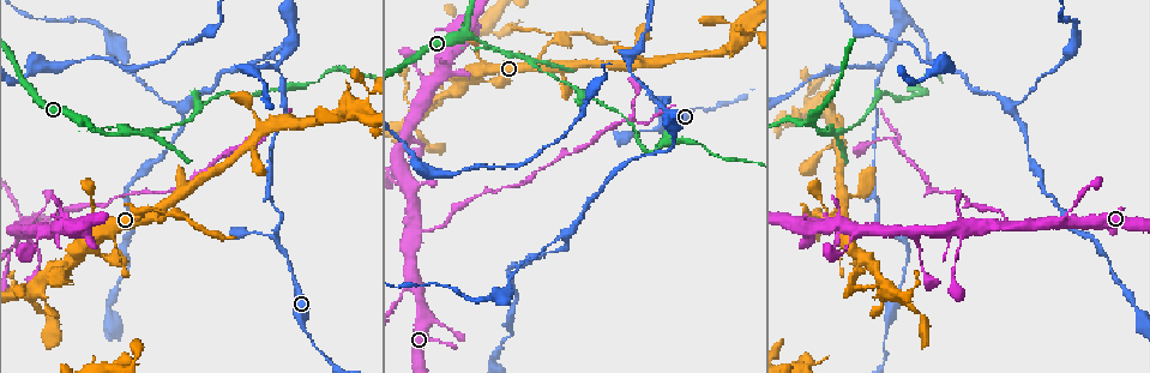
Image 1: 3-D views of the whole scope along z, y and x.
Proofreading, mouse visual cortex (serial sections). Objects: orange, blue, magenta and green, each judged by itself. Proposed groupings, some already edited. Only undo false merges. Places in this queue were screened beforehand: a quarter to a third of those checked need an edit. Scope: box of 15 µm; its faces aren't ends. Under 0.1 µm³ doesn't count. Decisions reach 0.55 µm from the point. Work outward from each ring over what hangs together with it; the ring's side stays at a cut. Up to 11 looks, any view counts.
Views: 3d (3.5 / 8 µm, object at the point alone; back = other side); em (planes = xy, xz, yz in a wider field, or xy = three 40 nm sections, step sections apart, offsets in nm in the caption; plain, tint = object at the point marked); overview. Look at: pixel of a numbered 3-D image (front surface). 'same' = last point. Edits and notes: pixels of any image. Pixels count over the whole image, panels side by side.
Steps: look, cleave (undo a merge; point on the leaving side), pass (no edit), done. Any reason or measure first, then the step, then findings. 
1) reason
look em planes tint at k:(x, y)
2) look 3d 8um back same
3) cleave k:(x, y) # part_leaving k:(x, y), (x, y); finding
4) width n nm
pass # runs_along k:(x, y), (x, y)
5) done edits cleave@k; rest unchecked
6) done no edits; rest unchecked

calibre changes
look 3d 3.5um at 1:(888, 329)

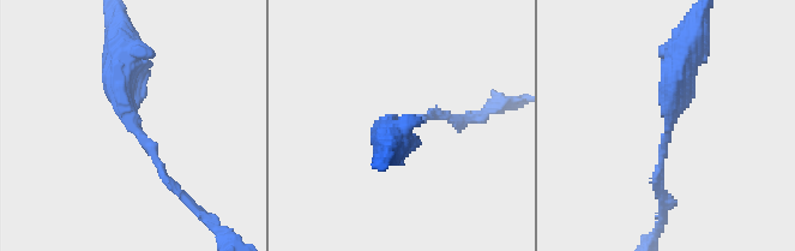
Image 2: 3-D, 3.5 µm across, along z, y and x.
arm_widths 100, 350 nm; need the tissue
look em xy step 1 tint at 2:(133, 127)

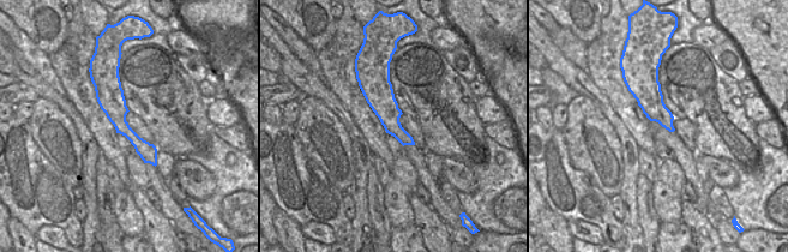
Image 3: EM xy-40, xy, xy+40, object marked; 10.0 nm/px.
pass # runs_along 3:(113, 77), (119, 122), (154, 161); one cell here

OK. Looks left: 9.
a narrow waist
look em xy step 3 tint at 1:(548, 44)

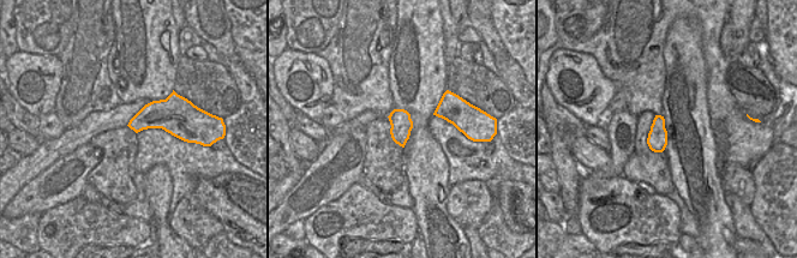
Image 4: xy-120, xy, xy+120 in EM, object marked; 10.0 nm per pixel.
see where the arms go
look 3d 3.5um same

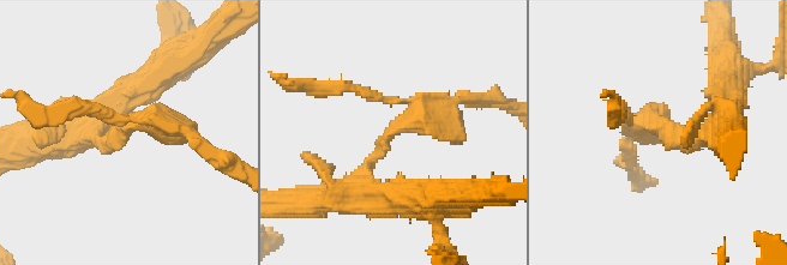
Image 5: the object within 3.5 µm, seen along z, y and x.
width 220 nm
cleave 5:(496, 101) # part_leaving 5:(452, 100), (493, 97), (508, 106); a second cell is stuck on

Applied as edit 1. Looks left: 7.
calibre changes
look 3d 8um at 1:(818, 127)

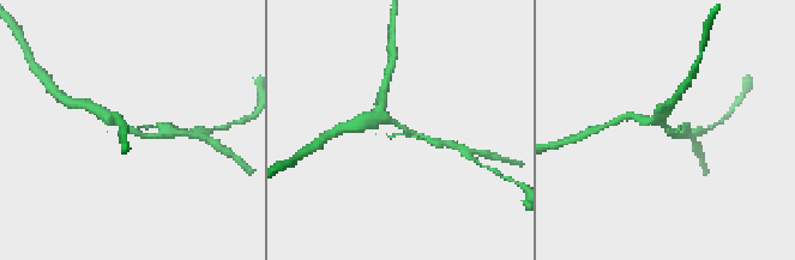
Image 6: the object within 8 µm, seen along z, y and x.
zoom in
look 3d 3.5um at 6:(133, 130)

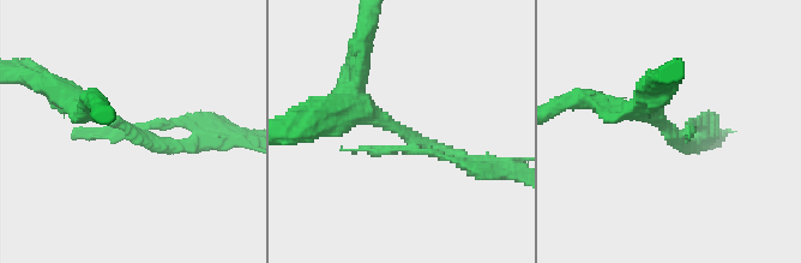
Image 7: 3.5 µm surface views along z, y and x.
look em xy step 3 tint at 7:(670, 130)

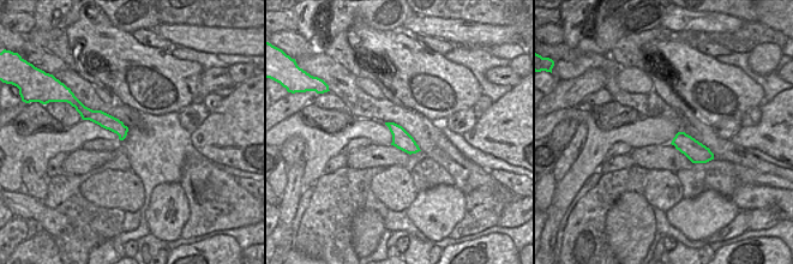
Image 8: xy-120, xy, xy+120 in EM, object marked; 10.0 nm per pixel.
cleave 7:(97, 135) # a second cell is stuck on

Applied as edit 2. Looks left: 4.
look overview

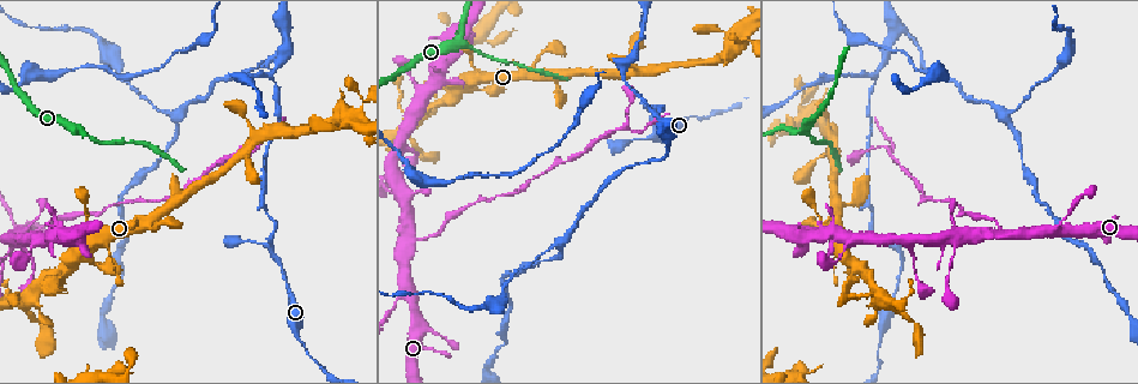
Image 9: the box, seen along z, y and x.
branch point
look 3d 3.5um at 9:(411, 240)

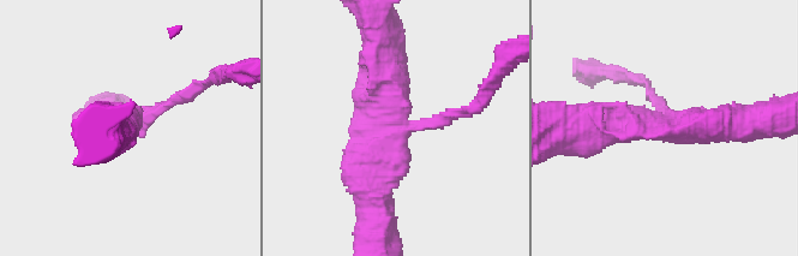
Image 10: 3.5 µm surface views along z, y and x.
look em xy step 5 tint at 10:(392, 129)

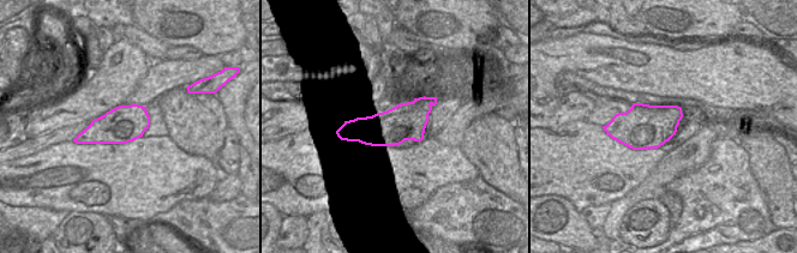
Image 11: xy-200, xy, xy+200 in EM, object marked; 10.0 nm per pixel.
look em planes tint same

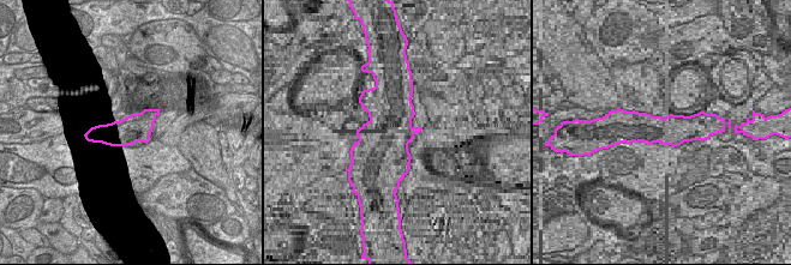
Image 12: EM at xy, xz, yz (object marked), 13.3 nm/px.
cleave 10:(185, 94) # part_leaving 10:(148, 115), (228, 71); a second cell is stuck on

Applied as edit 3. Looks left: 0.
done edits cleave@5, cleave@7, cleave@10; rest unchecked

